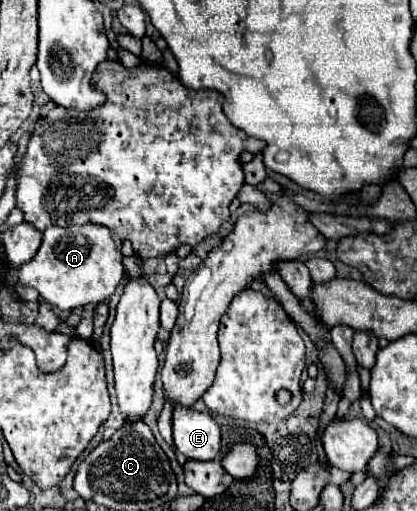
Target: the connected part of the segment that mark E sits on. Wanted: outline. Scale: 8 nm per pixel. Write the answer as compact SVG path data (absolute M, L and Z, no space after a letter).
M176 406L172 430L176 448L188 460L214 460L220 454L220 426L208 412Z

